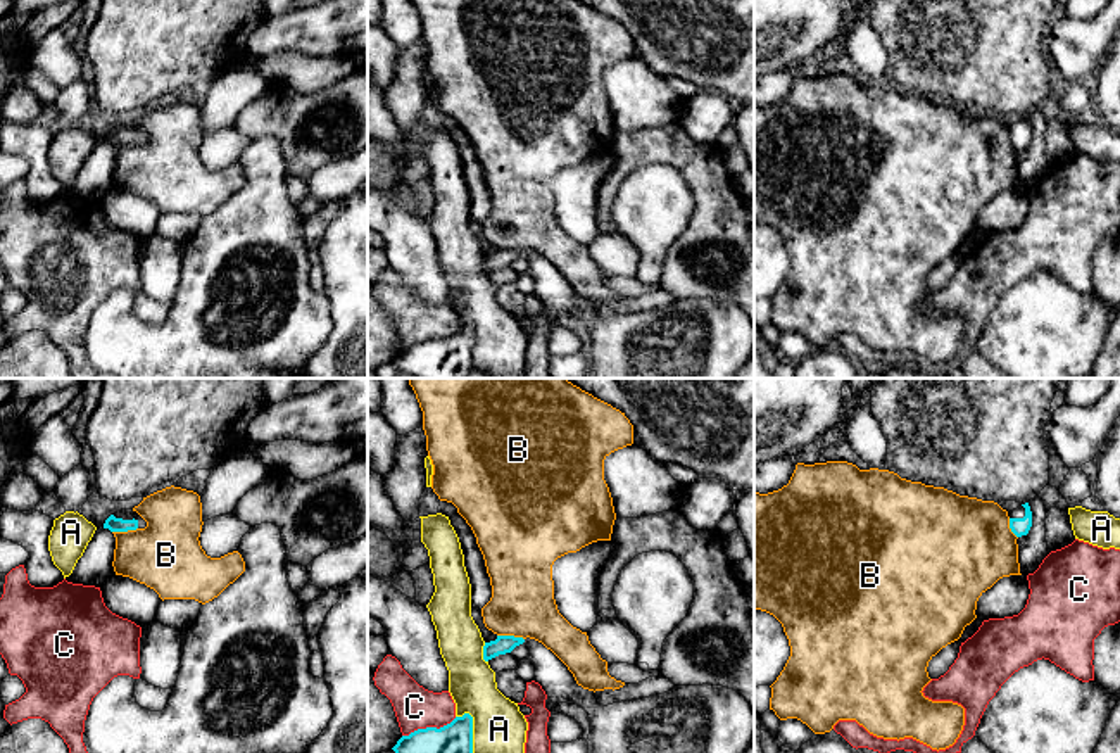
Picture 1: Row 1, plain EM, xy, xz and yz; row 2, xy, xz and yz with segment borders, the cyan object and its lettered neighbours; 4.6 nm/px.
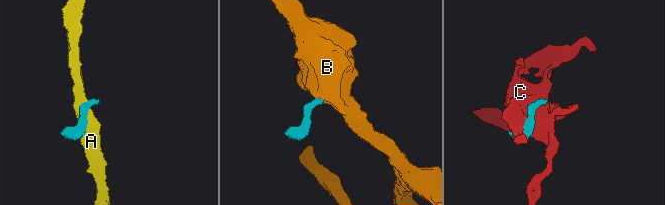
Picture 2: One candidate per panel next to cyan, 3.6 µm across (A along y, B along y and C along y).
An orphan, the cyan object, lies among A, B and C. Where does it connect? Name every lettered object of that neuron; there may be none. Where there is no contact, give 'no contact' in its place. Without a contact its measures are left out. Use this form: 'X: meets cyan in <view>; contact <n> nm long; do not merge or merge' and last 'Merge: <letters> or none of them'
A: meets cyan in xz; contact 220 nm long; do not merge
B: meets cyan in xz; contact 130 nm long; do not merge
C: meets cyan in xz; contact 280 nm long; do not merge
Merge: none of them

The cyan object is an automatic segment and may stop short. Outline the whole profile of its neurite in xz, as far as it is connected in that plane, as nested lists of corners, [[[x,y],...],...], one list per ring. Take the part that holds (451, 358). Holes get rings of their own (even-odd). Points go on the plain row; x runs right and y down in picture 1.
[[[464,326],[440,342],[418,342],[392,363],[411,378],[466,378],[473,371],[473,330]]]

